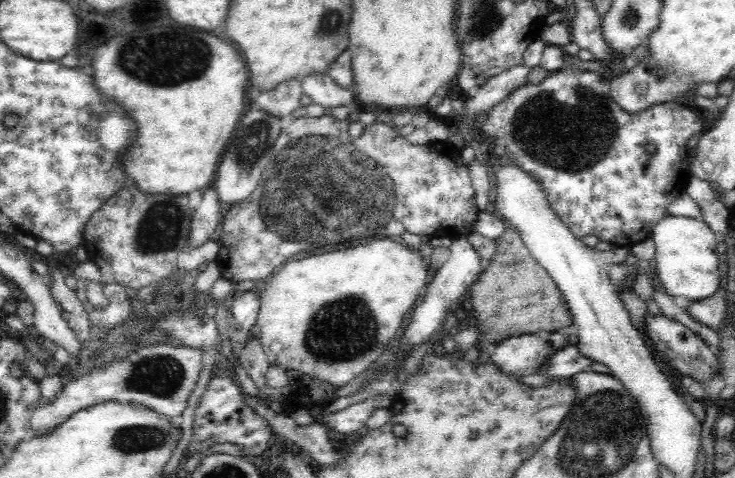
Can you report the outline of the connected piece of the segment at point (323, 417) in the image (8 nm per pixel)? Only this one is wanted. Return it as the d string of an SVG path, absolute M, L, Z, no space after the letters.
M376 394L371 398L362 400L362 402L350 404L346 408L342 408L342 410L333 412L324 411L319 416L319 422L324 424L329 430L334 430L334 432L347 436L366 425L372 412L379 409L390 409L392 406L392 396L388 394Z

